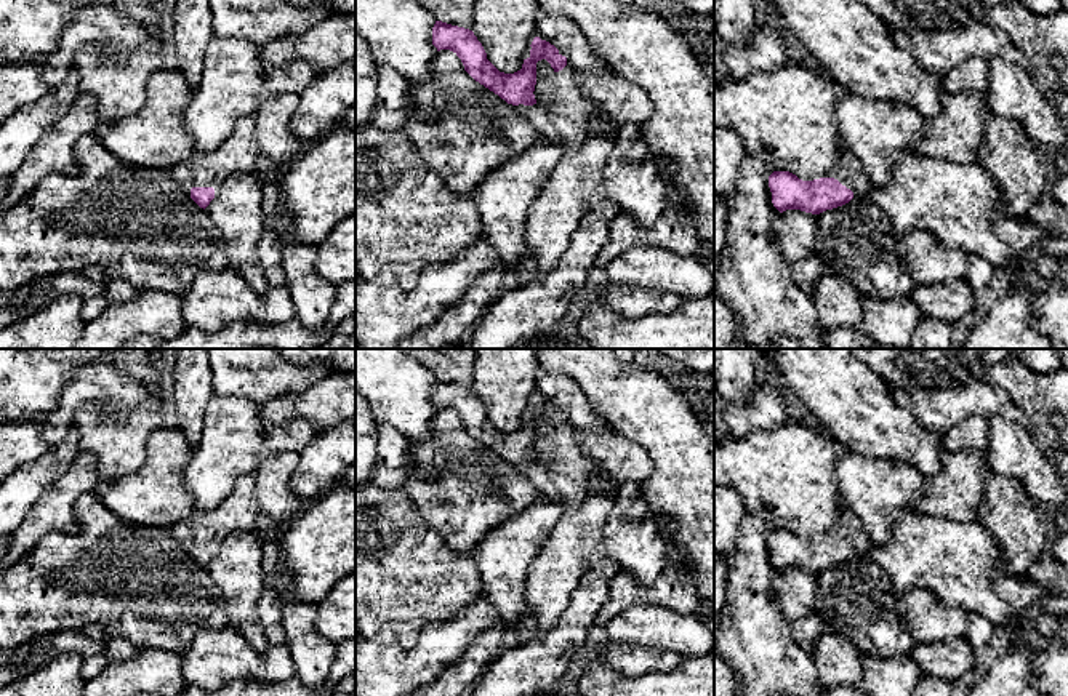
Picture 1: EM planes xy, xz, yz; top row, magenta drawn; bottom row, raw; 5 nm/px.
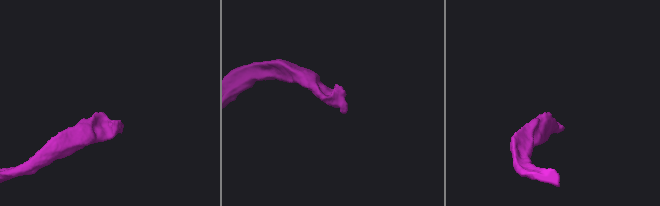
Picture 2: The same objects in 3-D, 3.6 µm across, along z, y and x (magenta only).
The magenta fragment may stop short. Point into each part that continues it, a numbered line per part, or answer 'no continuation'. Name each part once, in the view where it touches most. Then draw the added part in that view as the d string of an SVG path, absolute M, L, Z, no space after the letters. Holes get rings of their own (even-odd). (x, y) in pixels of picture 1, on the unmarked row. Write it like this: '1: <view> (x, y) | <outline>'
1: yz (847, 528) | M847 509L836 515L833 526L826 533L799 538L813 539L820 536L837 538L842 544L853 550L853 557L866 555L874 547L874 542L863 531L858 517Z

